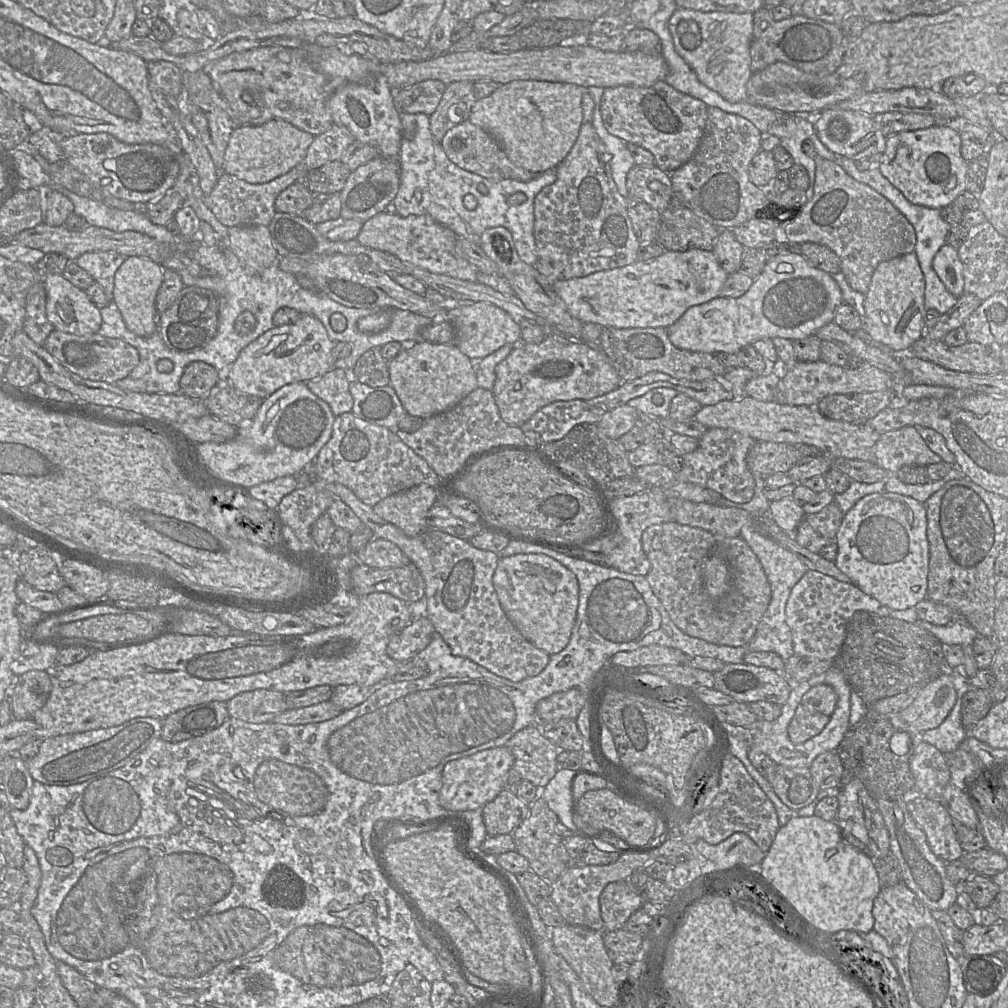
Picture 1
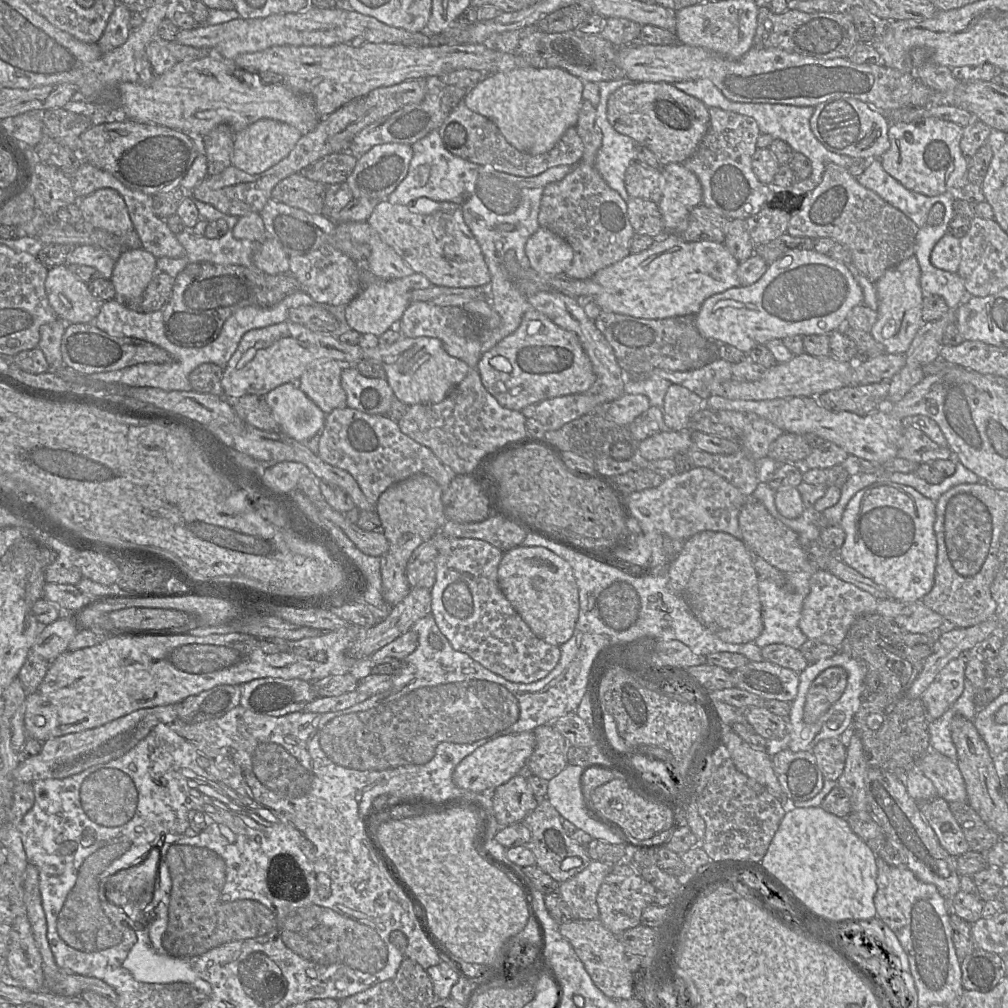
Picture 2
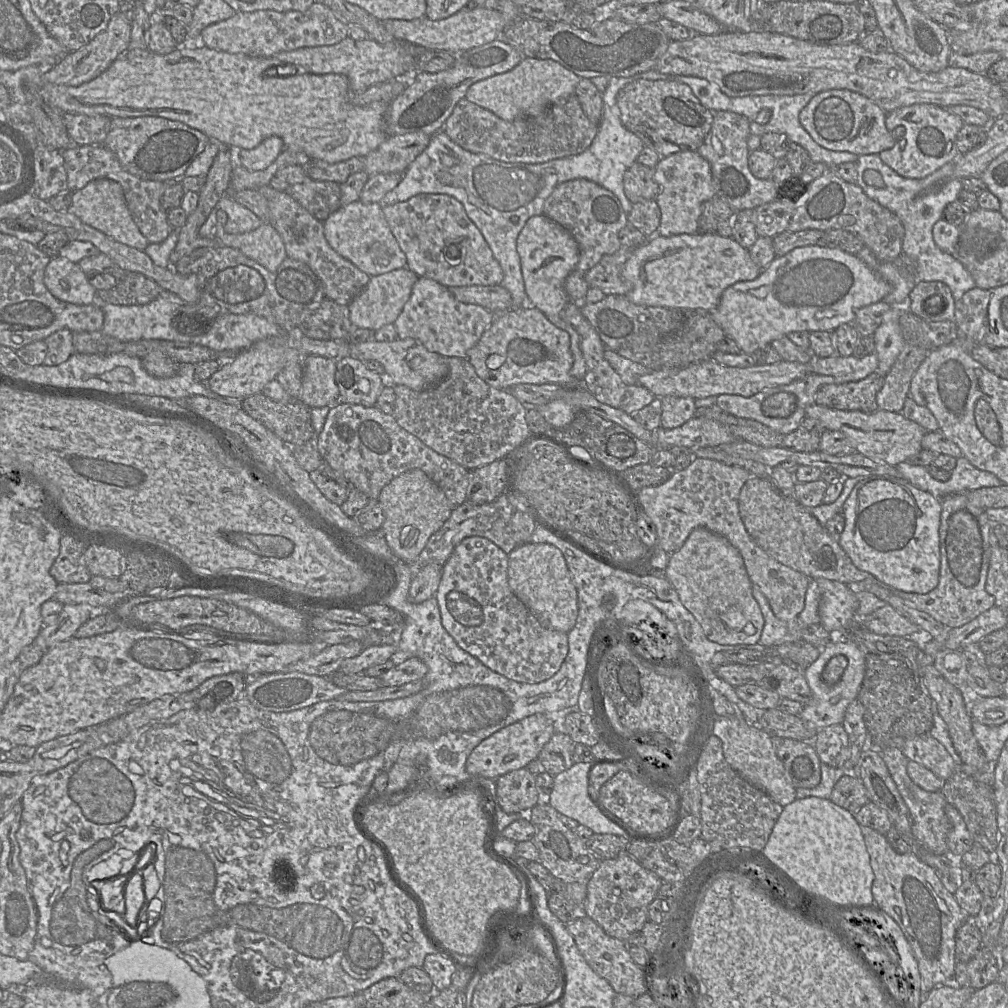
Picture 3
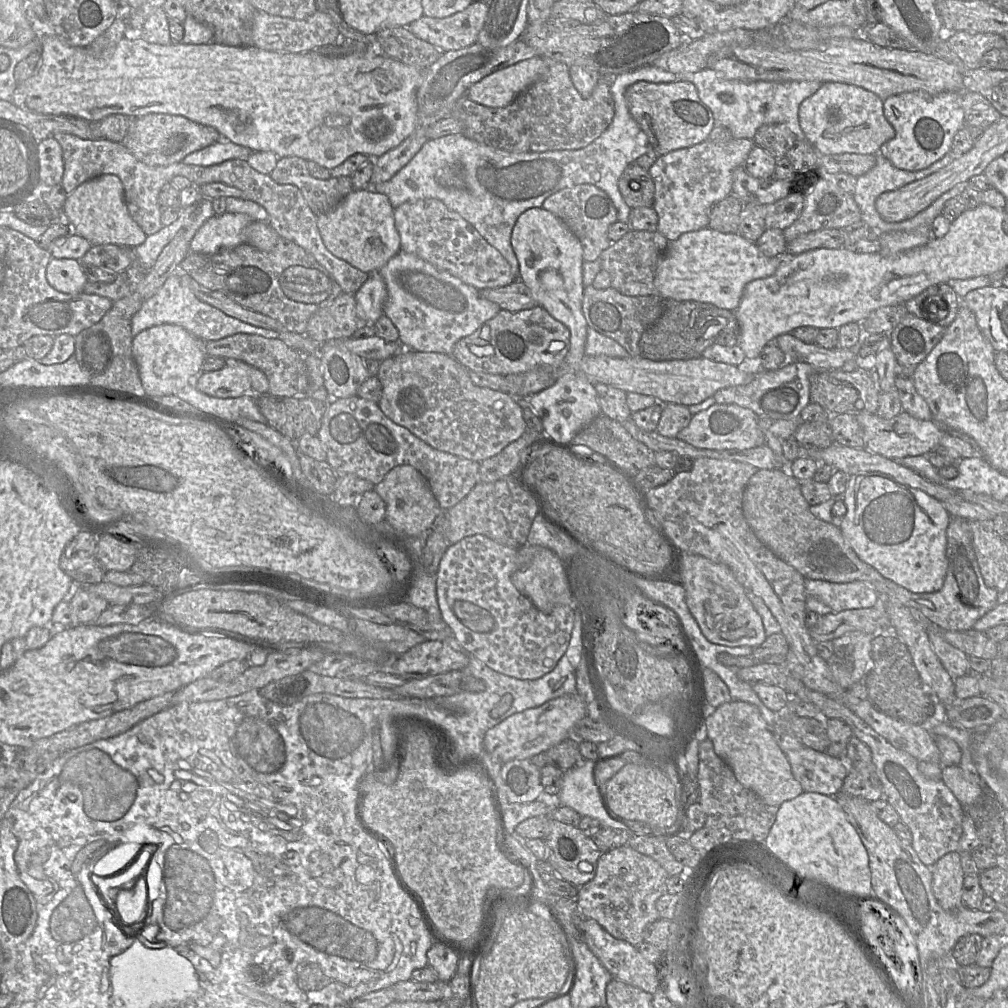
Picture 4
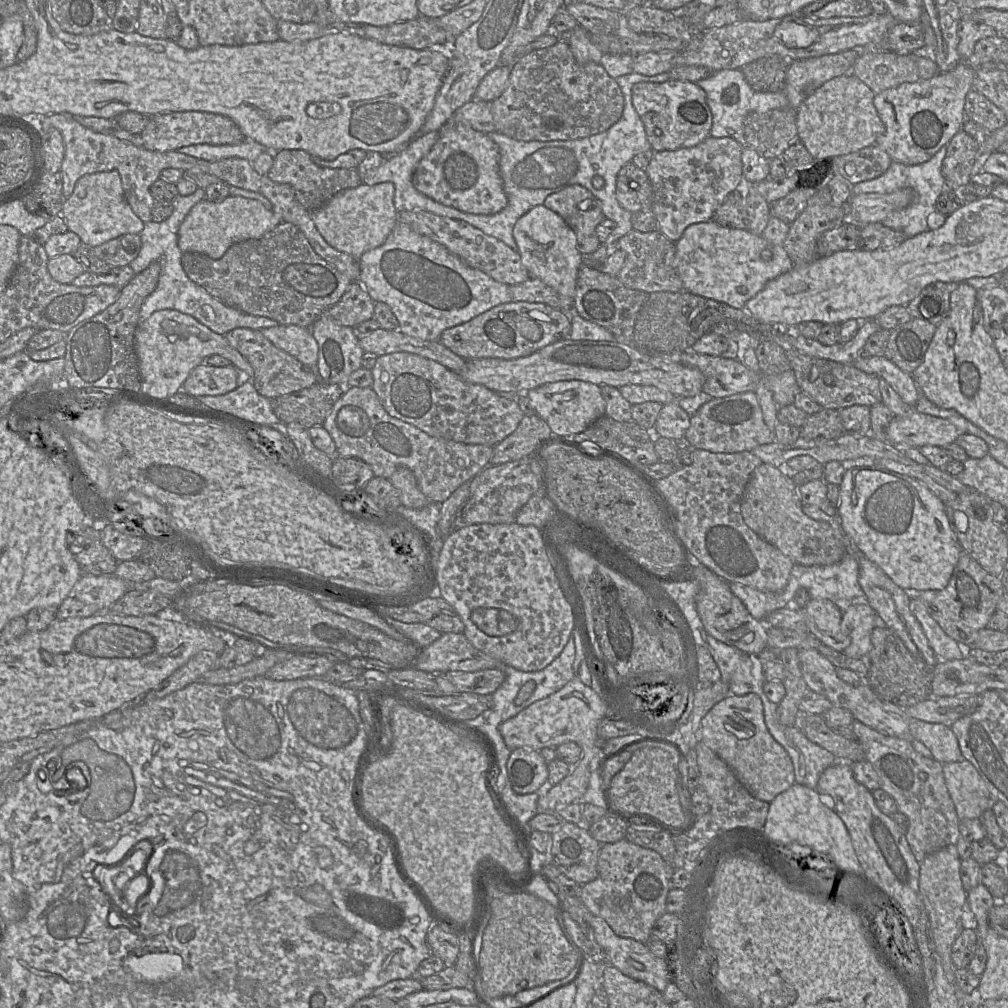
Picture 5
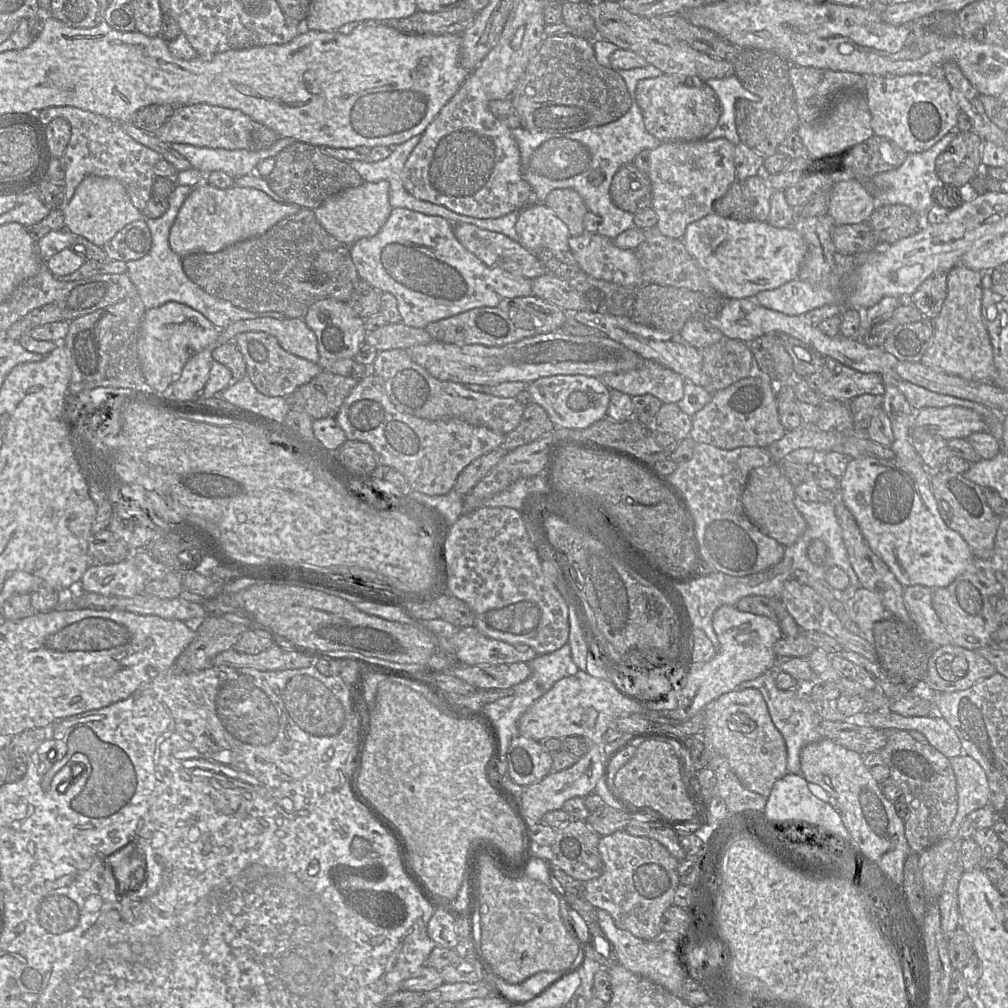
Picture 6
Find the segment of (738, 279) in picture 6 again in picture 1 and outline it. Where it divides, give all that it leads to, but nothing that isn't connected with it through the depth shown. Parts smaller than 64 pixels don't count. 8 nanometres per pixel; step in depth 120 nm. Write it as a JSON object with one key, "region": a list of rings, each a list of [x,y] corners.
{"region":[[[664,251],[660,256],[584,277],[553,281],[553,291],[582,323],[614,328],[667,328],[691,306],[719,297],[728,274],[712,251]]]}

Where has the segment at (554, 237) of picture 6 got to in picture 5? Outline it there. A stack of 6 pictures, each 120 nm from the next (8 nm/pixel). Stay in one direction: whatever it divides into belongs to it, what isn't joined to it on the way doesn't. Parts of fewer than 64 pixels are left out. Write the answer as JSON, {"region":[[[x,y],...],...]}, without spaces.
{"region":[[[544,205],[531,208],[522,215],[513,228],[513,238],[517,244],[522,264],[530,278],[540,279],[551,287],[559,297],[559,310],[571,315],[578,272],[583,264],[583,255],[577,250],[575,232],[554,211]]]}

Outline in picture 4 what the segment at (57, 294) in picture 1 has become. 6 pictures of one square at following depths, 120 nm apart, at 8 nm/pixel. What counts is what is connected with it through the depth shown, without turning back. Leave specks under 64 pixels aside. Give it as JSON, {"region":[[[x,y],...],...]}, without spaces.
{"region":[[[51,258],[46,268],[46,279],[53,288],[67,294],[83,292],[88,282],[81,262],[75,259]]]}

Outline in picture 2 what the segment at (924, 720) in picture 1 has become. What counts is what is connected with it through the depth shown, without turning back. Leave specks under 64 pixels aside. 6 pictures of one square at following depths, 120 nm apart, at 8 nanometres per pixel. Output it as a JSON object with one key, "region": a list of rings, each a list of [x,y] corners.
{"region":[[[951,660],[935,677],[921,696],[927,722],[936,720],[961,696],[964,689],[966,663]]]}

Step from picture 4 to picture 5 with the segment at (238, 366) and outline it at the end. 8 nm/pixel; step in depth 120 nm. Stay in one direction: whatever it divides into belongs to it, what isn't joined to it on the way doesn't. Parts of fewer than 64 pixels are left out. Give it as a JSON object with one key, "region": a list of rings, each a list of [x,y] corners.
{"region":[[[206,358],[192,369],[180,391],[195,397],[226,394],[238,386],[237,376],[233,364],[216,367],[208,364]]]}

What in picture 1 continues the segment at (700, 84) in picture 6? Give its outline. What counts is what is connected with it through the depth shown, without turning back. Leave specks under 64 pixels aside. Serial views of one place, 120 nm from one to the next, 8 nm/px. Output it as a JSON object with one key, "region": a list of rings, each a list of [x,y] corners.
{"region":[[[658,81],[649,87],[604,88],[600,113],[609,134],[625,143],[648,150],[654,157],[655,166],[671,173],[696,152],[704,133],[707,106],[702,101],[675,90],[664,81]]]}

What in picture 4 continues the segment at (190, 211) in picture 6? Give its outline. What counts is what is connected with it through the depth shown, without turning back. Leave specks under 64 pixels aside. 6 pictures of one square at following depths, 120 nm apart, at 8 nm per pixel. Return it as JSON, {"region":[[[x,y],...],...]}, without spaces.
{"region":[[[243,213],[213,215],[197,230],[190,241],[190,251],[214,254],[244,243],[244,230],[252,222]]]}

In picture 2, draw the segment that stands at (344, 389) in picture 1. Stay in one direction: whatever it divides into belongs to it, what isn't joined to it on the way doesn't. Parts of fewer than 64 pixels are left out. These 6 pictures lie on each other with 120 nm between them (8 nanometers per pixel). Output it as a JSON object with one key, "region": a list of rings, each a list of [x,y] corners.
{"region":[[[319,360],[310,365],[296,384],[326,415],[334,409],[347,407],[347,396],[341,386],[342,369],[336,360]]]}

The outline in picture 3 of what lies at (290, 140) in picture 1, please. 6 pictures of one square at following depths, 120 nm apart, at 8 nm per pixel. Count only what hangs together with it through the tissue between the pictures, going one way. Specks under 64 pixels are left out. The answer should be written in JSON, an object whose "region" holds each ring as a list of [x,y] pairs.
{"region":[[[278,136],[264,139],[253,149],[240,149],[238,164],[249,171],[264,170],[269,167],[285,149],[283,140]]]}

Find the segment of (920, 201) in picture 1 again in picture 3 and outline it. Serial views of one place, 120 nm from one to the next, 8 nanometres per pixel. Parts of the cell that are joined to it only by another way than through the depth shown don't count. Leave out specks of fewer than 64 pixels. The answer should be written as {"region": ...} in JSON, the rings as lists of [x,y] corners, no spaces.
{"region":[[[925,103],[901,107],[886,114],[886,128],[889,132],[892,133],[897,127],[905,128],[905,132],[892,148],[878,155],[884,164],[900,176],[925,178],[955,158],[958,152],[956,137],[965,124],[959,116],[941,106]]]}

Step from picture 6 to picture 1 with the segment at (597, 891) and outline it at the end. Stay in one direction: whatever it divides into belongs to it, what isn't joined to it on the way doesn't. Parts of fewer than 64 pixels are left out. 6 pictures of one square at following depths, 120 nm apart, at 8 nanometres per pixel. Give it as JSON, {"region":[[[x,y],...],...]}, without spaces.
{"region":[[[626,881],[609,883],[599,898],[605,931],[622,929],[629,917],[644,904],[643,899]]]}

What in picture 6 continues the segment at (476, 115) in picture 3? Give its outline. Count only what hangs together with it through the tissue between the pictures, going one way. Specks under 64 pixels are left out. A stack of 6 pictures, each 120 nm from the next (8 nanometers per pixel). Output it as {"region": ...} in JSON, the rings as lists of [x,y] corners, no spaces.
{"region":[[[570,34],[550,36],[542,41],[508,98],[518,114],[520,127],[542,133],[571,133],[603,126],[624,116],[631,106],[630,95],[619,72],[597,62],[592,43]]]}

